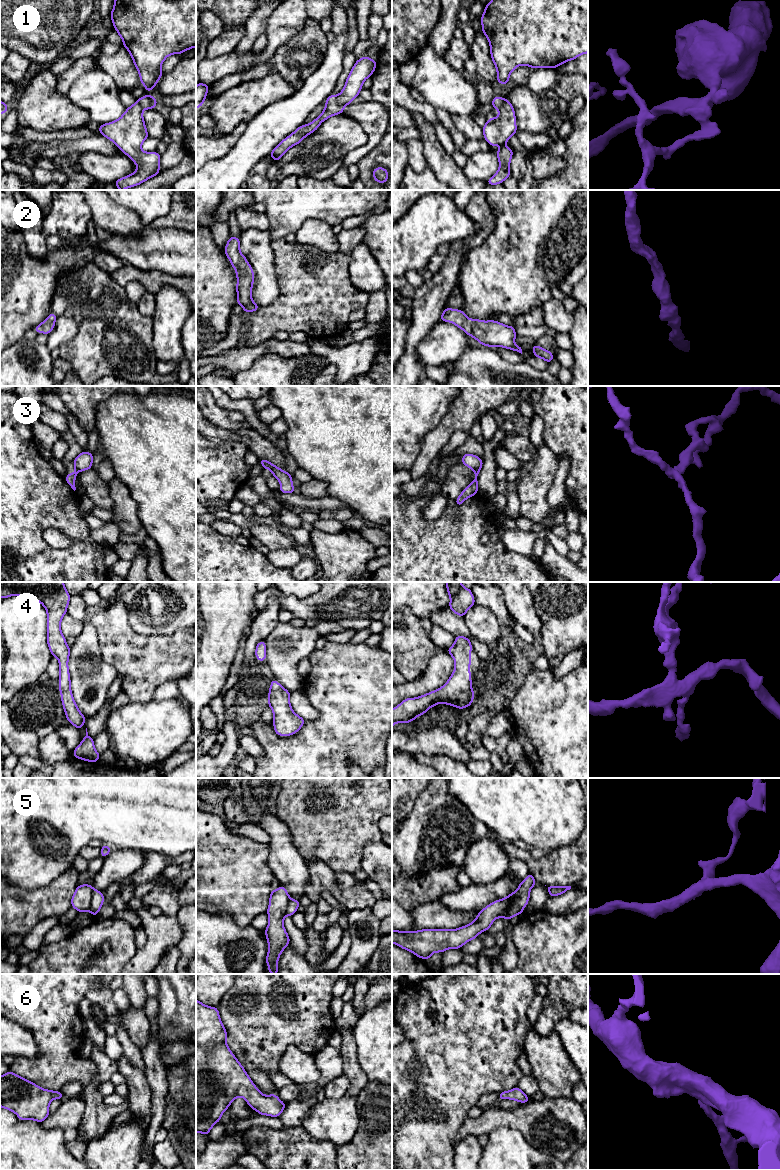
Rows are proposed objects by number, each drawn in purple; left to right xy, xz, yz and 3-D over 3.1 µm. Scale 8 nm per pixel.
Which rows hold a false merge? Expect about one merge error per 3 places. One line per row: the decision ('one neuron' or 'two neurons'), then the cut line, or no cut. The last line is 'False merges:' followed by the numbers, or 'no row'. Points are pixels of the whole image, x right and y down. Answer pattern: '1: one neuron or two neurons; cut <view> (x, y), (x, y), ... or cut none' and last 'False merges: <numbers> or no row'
1: two neurons; cut xz (335, 96), (336, 100), (344, 106)
2: one neuron; cut none
3: two neurons; cut yz (479, 468), (474, 471)
4: one neuron; cut none
5: two neurons; cut yz (518, 889), (517, 896), (504, 915)
6: one neuron; cut none
False merges: 1, 3, 5

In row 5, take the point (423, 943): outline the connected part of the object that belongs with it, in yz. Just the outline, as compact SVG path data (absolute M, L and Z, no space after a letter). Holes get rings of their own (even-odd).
M518 889L507 897L490 903L478 913L473 922L457 929L392 930L392 943L427 961L435 952L459 949L481 932L489 930L496 918L503 918L517 894Z

